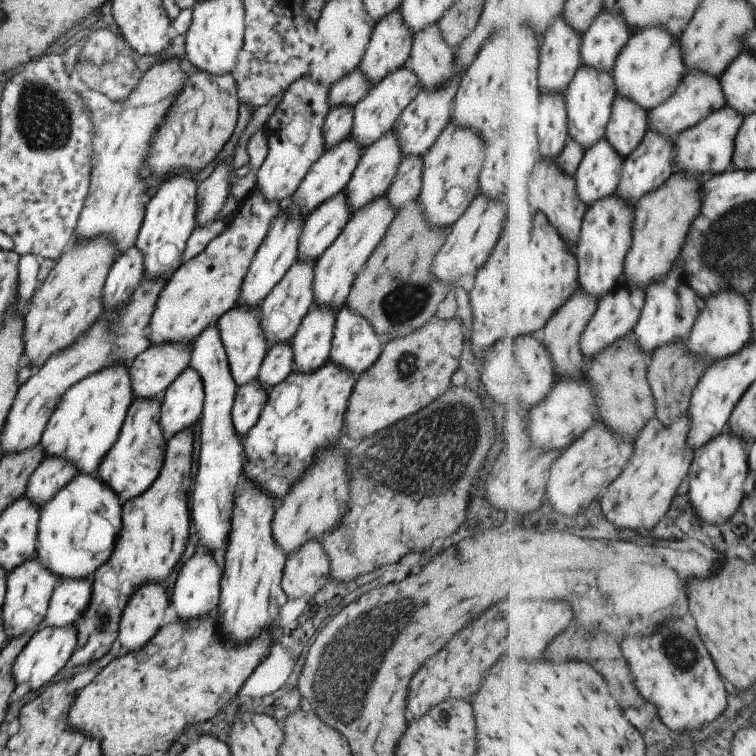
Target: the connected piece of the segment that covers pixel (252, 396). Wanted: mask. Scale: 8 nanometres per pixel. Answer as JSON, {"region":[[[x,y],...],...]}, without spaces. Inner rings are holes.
{"region":[[[256,378],[236,388],[230,413],[239,439],[257,422],[266,401],[266,394],[267,390]]]}

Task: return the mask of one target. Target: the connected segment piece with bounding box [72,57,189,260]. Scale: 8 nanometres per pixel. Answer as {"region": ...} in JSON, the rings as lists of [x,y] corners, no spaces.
{"region":[[[171,57],[152,64],[123,100],[110,101],[91,89],[79,93],[91,119],[92,151],[87,196],[77,217],[73,243],[103,235],[116,246],[114,260],[134,244],[151,194],[151,190],[146,192],[146,180],[139,178],[139,168],[145,165],[152,136],[182,92],[188,76],[181,70],[181,59]]]}

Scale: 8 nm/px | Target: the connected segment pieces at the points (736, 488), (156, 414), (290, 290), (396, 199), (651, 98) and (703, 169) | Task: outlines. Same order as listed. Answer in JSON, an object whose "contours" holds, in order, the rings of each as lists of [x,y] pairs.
{"contours":[[[[727,430],[696,450],[689,476],[689,494],[692,505],[703,520],[729,520],[741,508],[750,485],[751,468],[748,442]]],[[[135,397],[129,405],[118,438],[103,455],[95,474],[102,483],[111,488],[121,504],[139,496],[157,478],[162,467],[166,440],[160,427],[161,398]]],[[[296,260],[288,271],[273,285],[267,296],[259,304],[260,325],[267,344],[289,342],[297,330],[301,319],[314,304],[312,276],[315,261]]],[[[407,155],[400,160],[392,183],[386,190],[386,199],[396,210],[418,198],[422,175],[422,157]]],[[[653,25],[640,30],[629,39],[617,59],[612,75],[618,95],[626,96],[650,111],[675,94],[687,72],[680,37],[661,25]]],[[[725,105],[719,112],[712,112],[695,127],[684,130],[675,138],[677,170],[685,171],[689,176],[703,175],[706,178],[707,174],[710,178],[713,174],[725,172],[733,160],[736,138],[745,118],[733,105]]]]}

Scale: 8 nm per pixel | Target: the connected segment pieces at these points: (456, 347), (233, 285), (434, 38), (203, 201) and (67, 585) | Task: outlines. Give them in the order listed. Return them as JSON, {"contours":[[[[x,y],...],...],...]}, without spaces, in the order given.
{"contours":[[[[433,316],[413,332],[384,342],[377,360],[355,378],[344,412],[347,436],[367,438],[439,398],[457,370],[463,335],[458,317],[444,320]]],[[[253,189],[227,218],[223,232],[172,272],[150,316],[147,328],[150,346],[164,342],[191,343],[205,327],[215,325],[226,310],[236,306],[243,277],[268,231],[269,223],[280,208],[279,202],[268,201],[259,191]]],[[[437,23],[421,27],[412,36],[412,45],[407,65],[419,79],[421,89],[442,85],[453,74],[453,49],[444,41]]],[[[230,159],[220,162],[208,178],[197,182],[196,186],[196,227],[213,222],[215,214],[221,210],[230,192]]],[[[91,577],[58,579],[42,625],[55,628],[77,623],[89,602],[91,589]]]]}

